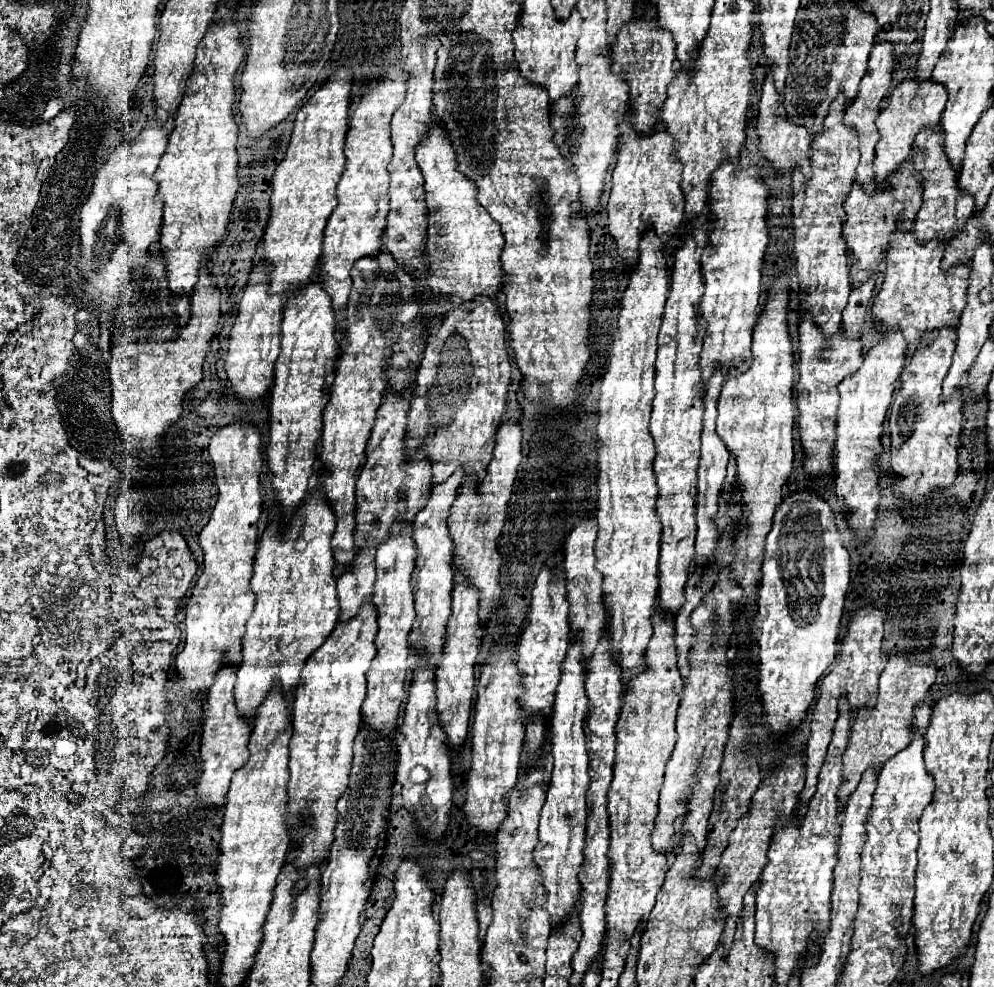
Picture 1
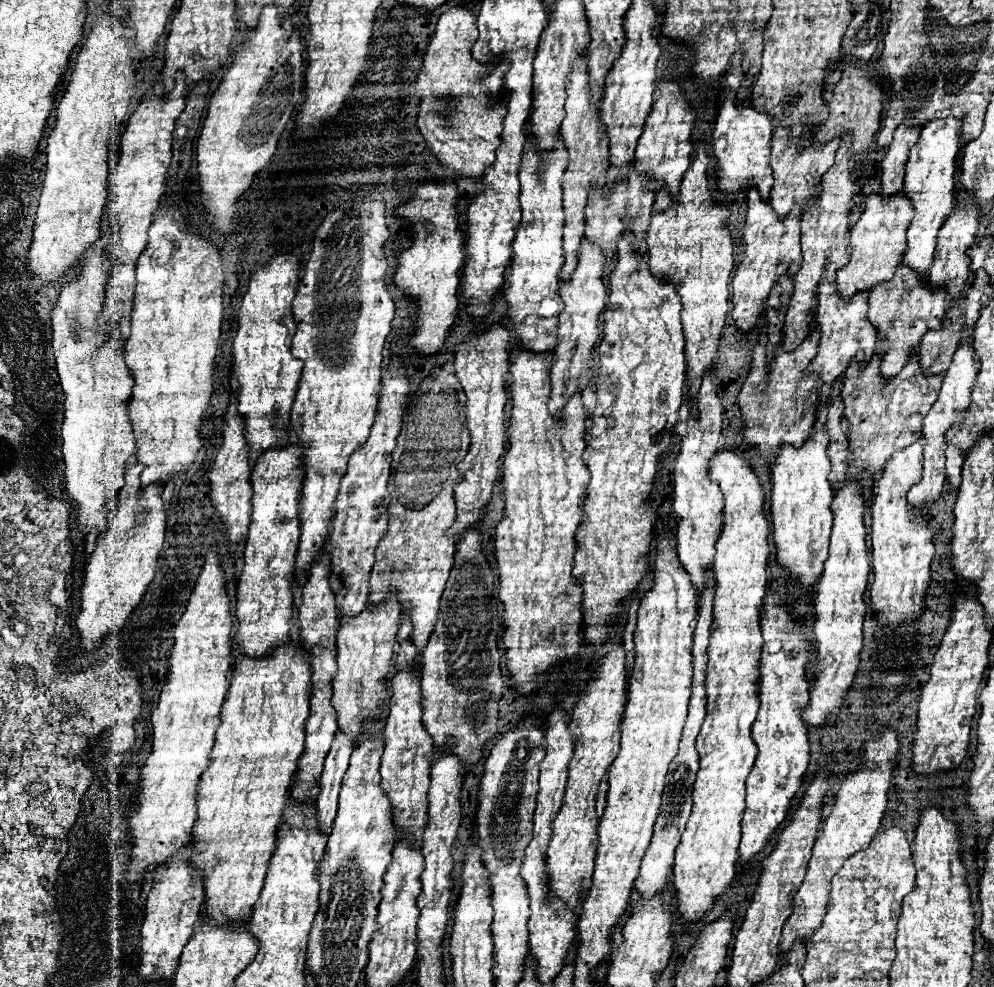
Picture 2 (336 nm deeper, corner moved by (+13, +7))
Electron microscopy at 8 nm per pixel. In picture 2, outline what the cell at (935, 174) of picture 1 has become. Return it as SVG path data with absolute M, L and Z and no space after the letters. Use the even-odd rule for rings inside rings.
M900 262L892 280L872 288L868 304L870 304L868 318L878 328L880 336L890 342L890 348L886 350L882 358L882 374L890 378L902 370L902 366L908 360L910 350L920 344L924 332L928 328L938 328L938 322L942 320L946 312L948 292L946 288L932 288L928 280L920 278L910 266Z

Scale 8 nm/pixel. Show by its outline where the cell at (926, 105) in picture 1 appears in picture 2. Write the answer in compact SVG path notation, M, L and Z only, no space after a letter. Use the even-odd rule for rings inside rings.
M904 190L884 196L882 192L874 192L866 196L864 210L850 230L850 262L836 272L836 284L842 294L852 296L858 290L872 290L876 284L892 278L894 268L902 260L906 250L906 228L914 216L912 200L904 194Z

